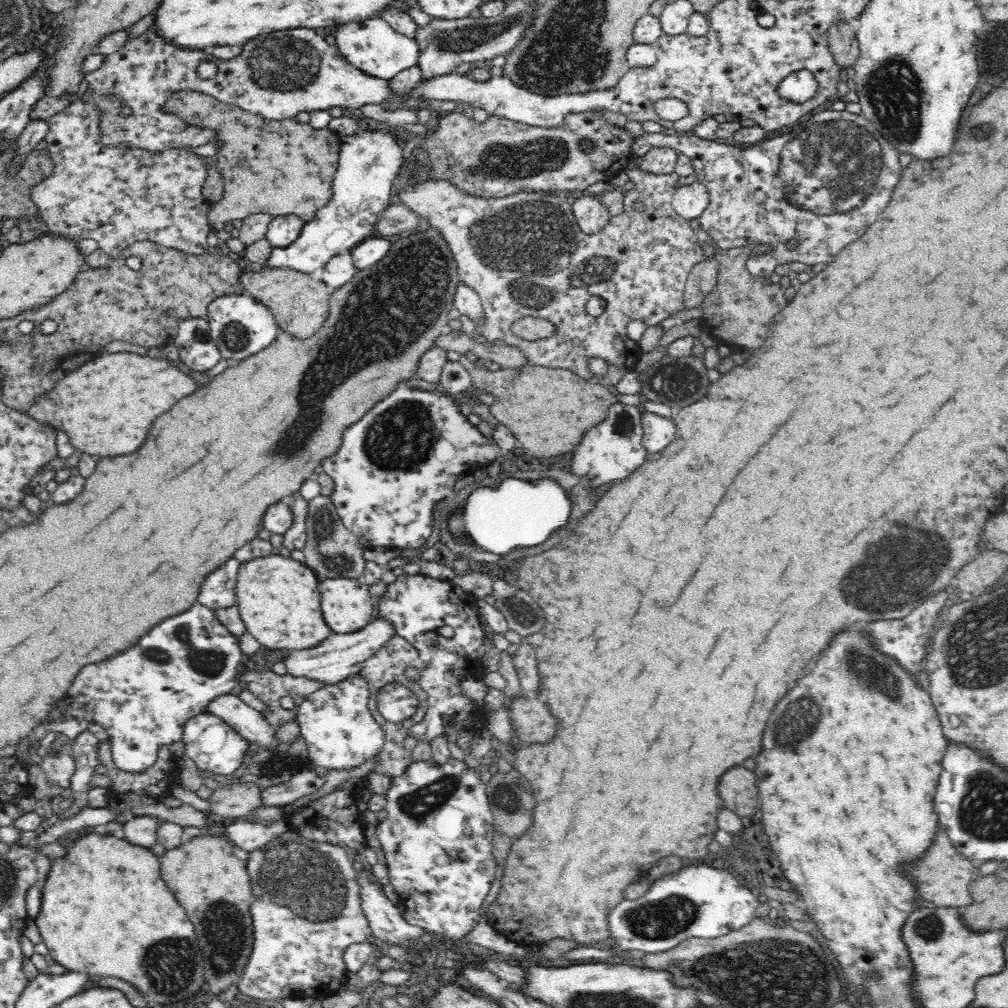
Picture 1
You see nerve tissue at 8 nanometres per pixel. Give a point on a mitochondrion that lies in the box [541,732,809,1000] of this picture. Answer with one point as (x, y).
(660, 921)

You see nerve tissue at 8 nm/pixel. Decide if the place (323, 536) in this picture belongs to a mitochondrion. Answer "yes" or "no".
yes

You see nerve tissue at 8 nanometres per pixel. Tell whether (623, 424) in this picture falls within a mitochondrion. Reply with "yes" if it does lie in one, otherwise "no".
yes

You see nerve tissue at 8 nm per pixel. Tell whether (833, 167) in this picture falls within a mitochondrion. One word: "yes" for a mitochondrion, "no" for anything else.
yes

